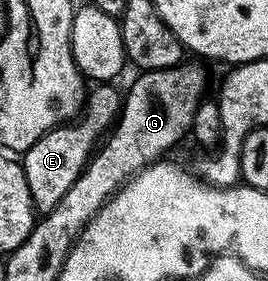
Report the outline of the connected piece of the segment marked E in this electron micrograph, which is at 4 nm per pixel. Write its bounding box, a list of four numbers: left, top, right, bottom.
[21,83,121,215]

